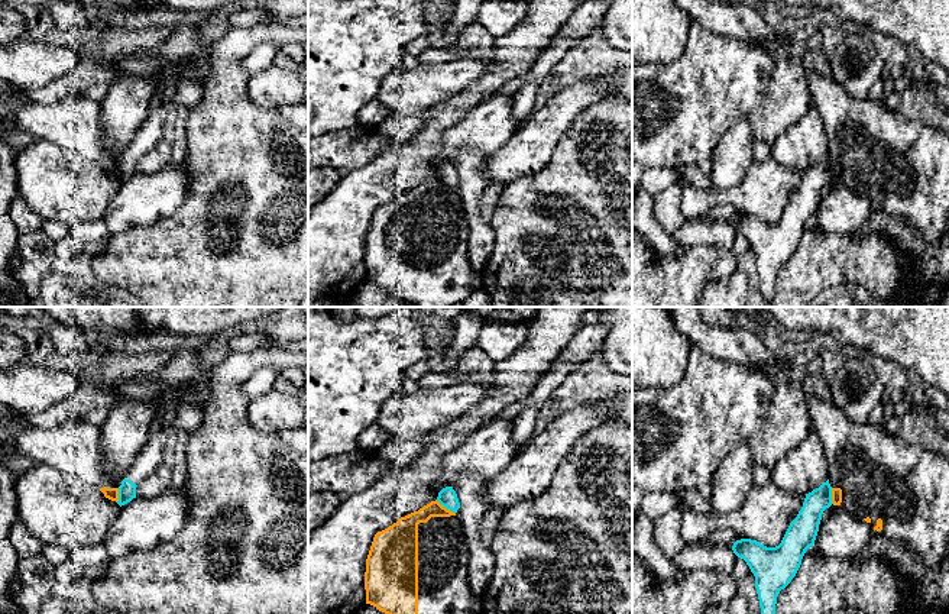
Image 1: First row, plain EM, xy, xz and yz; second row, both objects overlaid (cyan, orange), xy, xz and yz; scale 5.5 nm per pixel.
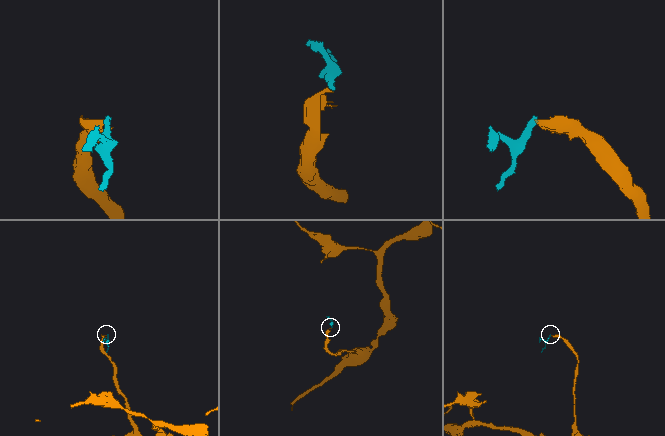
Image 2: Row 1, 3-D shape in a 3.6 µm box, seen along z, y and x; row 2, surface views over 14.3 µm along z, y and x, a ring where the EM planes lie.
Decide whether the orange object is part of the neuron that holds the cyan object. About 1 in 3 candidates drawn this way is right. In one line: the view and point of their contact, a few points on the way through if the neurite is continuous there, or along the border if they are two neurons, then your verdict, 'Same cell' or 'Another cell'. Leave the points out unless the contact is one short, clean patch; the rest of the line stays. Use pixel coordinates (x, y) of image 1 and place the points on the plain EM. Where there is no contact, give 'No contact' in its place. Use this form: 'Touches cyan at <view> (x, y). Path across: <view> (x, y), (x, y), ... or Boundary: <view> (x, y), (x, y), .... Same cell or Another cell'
Touches cyan at xz (446, 183). Boundary: xz (436, 175), (454, 188). Another cell

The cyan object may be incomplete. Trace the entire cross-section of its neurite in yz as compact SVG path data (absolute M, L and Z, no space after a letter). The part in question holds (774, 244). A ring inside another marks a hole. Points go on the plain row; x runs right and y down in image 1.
M827 155L806 169L801 185L778 222L767 223L751 214L733 219L733 229L746 237L755 252L761 294L765 301L773 301L777 272L796 252L806 226L814 220L822 190L832 180L832 162Z

